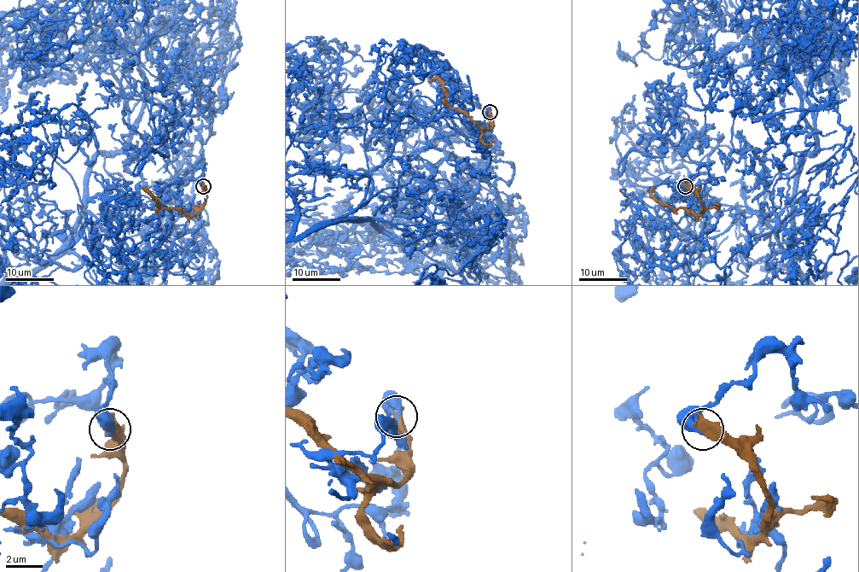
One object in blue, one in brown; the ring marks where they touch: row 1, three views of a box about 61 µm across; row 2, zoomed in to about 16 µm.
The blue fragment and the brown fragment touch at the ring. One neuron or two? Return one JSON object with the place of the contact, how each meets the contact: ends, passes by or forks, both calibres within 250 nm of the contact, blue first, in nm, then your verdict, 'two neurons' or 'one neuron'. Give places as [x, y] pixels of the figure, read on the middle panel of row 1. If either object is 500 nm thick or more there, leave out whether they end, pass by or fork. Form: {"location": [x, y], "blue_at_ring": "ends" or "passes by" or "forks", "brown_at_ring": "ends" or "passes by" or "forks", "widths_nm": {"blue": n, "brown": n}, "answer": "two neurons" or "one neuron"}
{"location": [490, 112], "widths_nm": {"blue": 400, "brown": 650}, "answer": "two neurons"}

